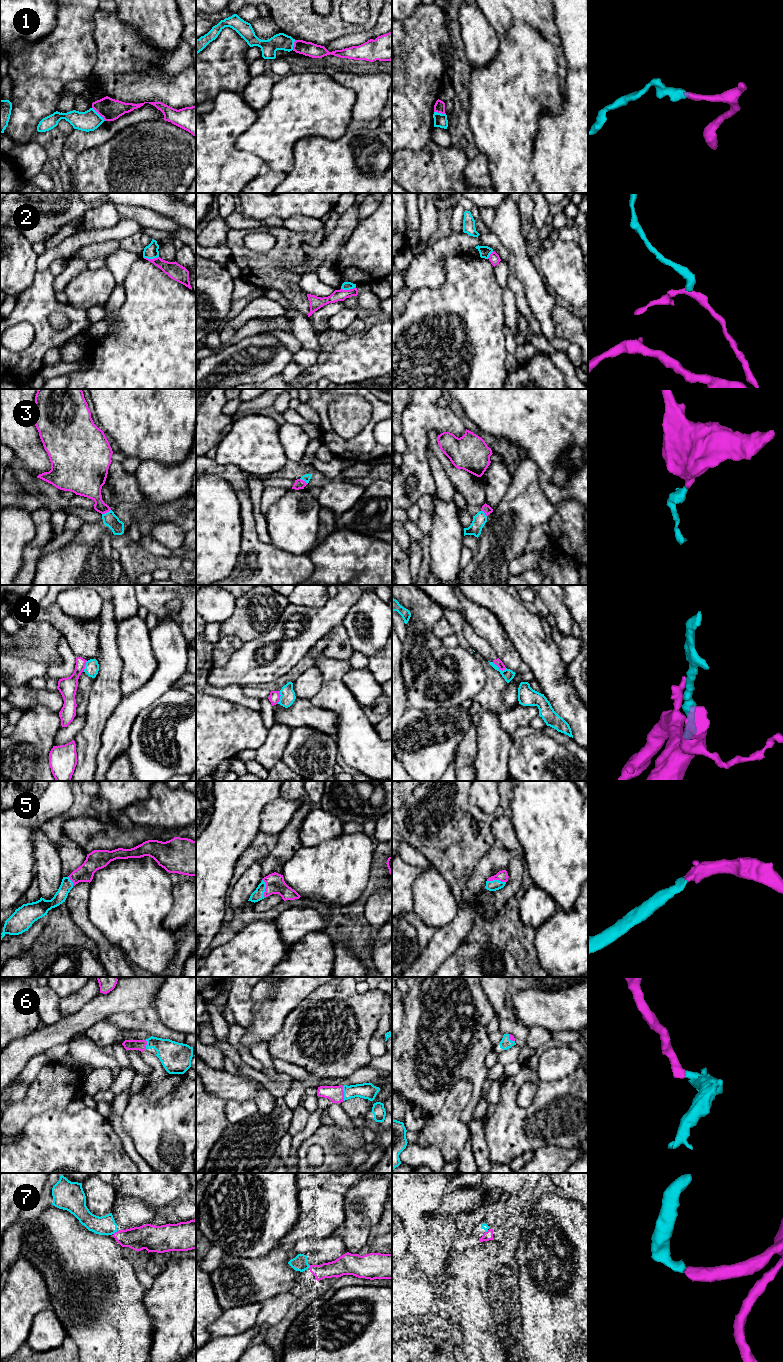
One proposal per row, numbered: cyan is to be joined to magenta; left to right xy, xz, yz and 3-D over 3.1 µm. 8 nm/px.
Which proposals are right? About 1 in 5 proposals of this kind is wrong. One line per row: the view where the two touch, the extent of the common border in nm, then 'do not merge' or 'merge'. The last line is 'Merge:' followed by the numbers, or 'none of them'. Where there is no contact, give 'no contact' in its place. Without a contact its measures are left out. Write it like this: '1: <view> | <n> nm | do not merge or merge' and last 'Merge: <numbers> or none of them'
1: xy | 160 nm | do not merge
2: xy | 130 nm | do not merge
3: xy | 80 nm | merge
4: yz | 130 nm | do not merge
5: yz | 150 nm | merge
6: xz | 120 nm | merge
7: xy | 50 nm | merge
Merge: 3, 5, 6, 7

